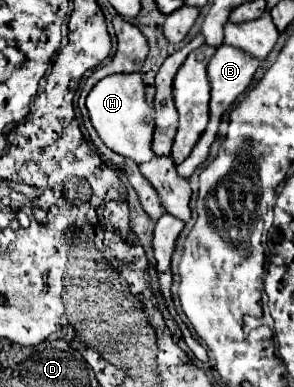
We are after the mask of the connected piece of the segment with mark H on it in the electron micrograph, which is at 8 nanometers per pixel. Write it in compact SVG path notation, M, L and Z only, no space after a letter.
M140 72L112 74L112 76L102 78L90 90L90 94L86 98L86 106L88 106L92 126L96 128L98 136L104 140L104 144L110 150L114 150L126 158L132 158L138 164L154 158L154 152L152 152L152 134L156 130L154 110L146 102L144 82L142 82Z

